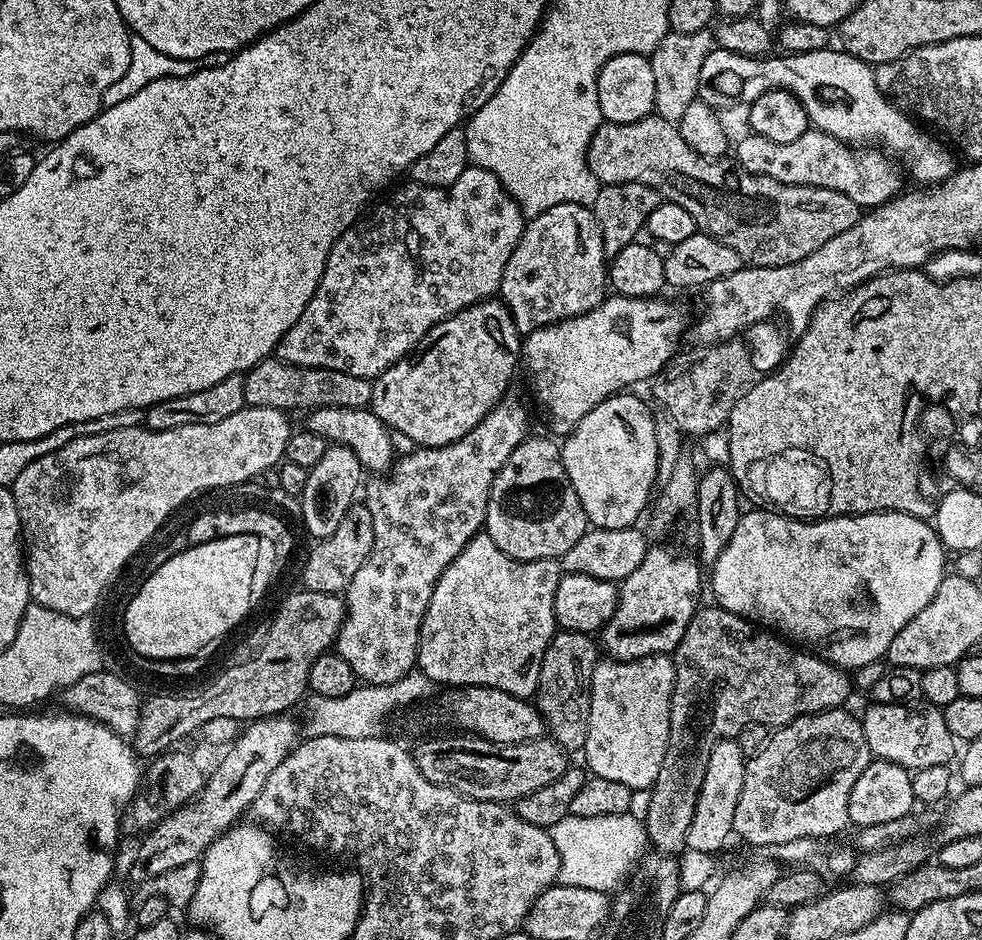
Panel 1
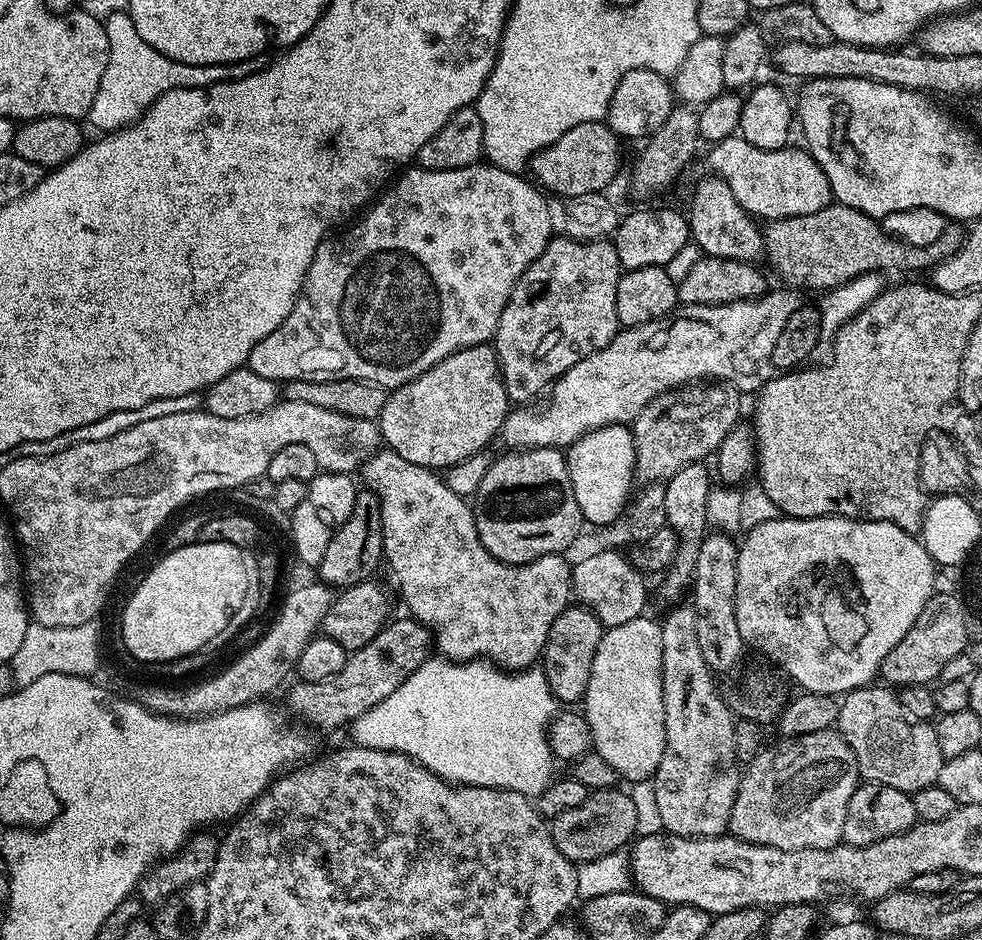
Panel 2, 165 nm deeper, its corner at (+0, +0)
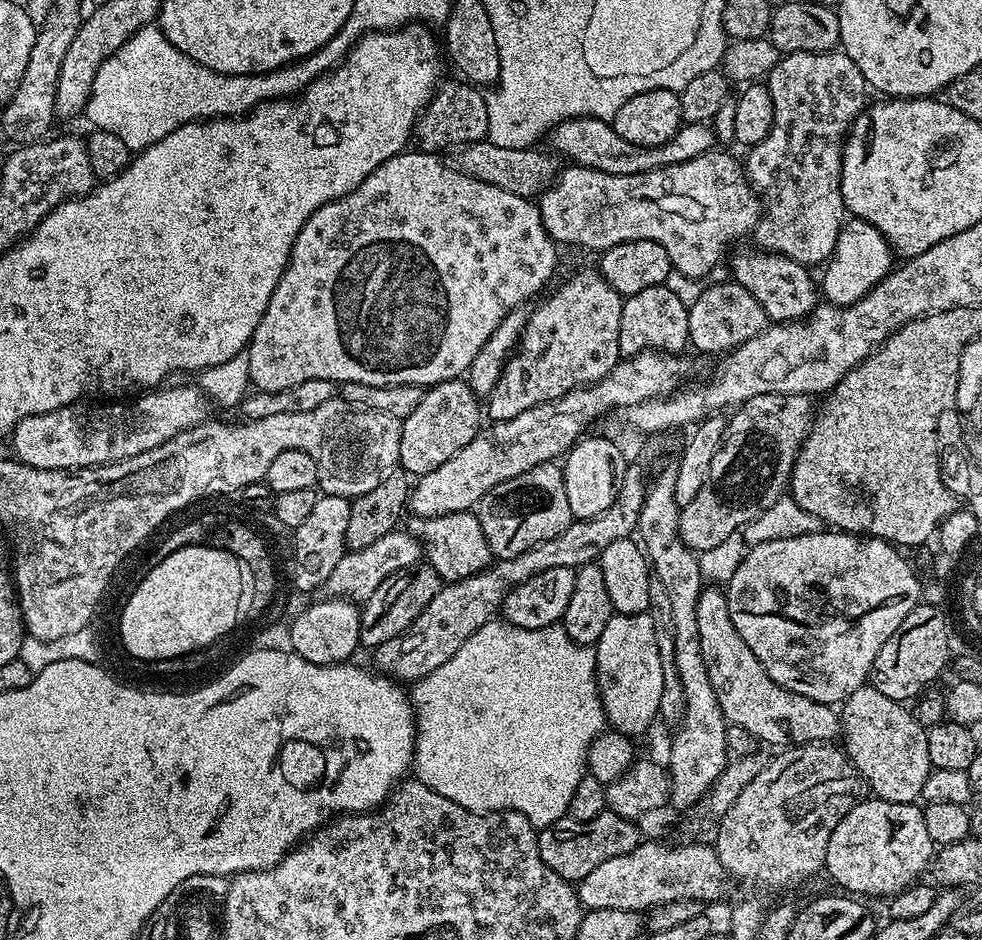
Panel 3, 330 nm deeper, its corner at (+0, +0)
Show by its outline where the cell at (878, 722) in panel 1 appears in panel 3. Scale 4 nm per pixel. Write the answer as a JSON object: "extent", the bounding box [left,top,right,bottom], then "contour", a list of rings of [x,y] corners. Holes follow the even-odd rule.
{"extent":[839,682,932,804],"contour":[[[866,682],[854,694],[850,694],[842,702],[839,709],[840,731],[842,733],[843,751],[856,769],[860,771],[860,778],[864,781],[867,791],[875,799],[886,802],[902,802],[903,804],[915,804],[920,800],[922,785],[932,773],[929,751],[926,747],[928,733],[920,725],[911,711],[908,712],[901,701],[894,698],[886,698],[886,694],[874,690],[871,683]]]}

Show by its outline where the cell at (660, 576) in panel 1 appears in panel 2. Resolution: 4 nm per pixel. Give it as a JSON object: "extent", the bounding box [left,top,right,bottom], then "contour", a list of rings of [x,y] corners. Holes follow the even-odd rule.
{"extent":[663,463,714,601],"contour":[[[707,463],[687,464],[682,466],[664,484],[666,490],[666,518],[667,527],[676,529],[676,535],[680,538],[680,545],[672,564],[663,573],[664,596],[668,600],[675,601],[679,592],[687,593],[692,583],[692,571],[694,562],[698,562],[698,550],[700,543],[704,541],[710,525],[707,520],[707,496],[714,487],[714,481],[708,477]]]}

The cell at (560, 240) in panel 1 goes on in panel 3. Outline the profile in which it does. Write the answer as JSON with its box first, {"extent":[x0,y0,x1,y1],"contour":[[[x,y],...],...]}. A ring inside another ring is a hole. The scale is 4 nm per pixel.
{"extent":[487,271,625,422],"contour":[[[599,271],[580,272],[577,276],[570,277],[568,284],[562,285],[549,300],[544,300],[537,306],[536,313],[533,311],[529,315],[528,324],[520,336],[520,343],[504,363],[502,374],[487,397],[487,419],[495,422],[518,418],[522,410],[530,410],[539,404],[562,398],[562,394],[575,388],[599,384],[622,359],[618,346],[618,326],[622,326],[624,302],[625,297],[619,296],[614,286],[601,278]]]}

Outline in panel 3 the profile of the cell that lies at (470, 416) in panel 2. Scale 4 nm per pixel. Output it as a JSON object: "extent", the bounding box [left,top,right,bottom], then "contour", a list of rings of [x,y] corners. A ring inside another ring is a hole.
{"extent":[399,378,482,478],"contour":[[[457,378],[431,385],[425,391],[422,402],[414,406],[414,414],[407,416],[400,425],[402,442],[399,467],[416,478],[425,476],[430,470],[438,470],[446,458],[454,458],[454,454],[458,454],[466,442],[476,437],[482,427],[480,416],[482,420],[481,401],[467,379]]]}

